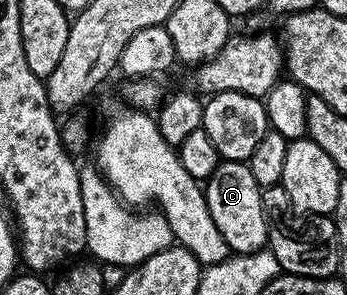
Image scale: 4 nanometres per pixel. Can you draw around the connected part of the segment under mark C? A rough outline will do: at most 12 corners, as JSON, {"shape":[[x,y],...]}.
{"shape":[[246,162],[206,181],[209,214],[232,253],[268,247],[263,193]]}

